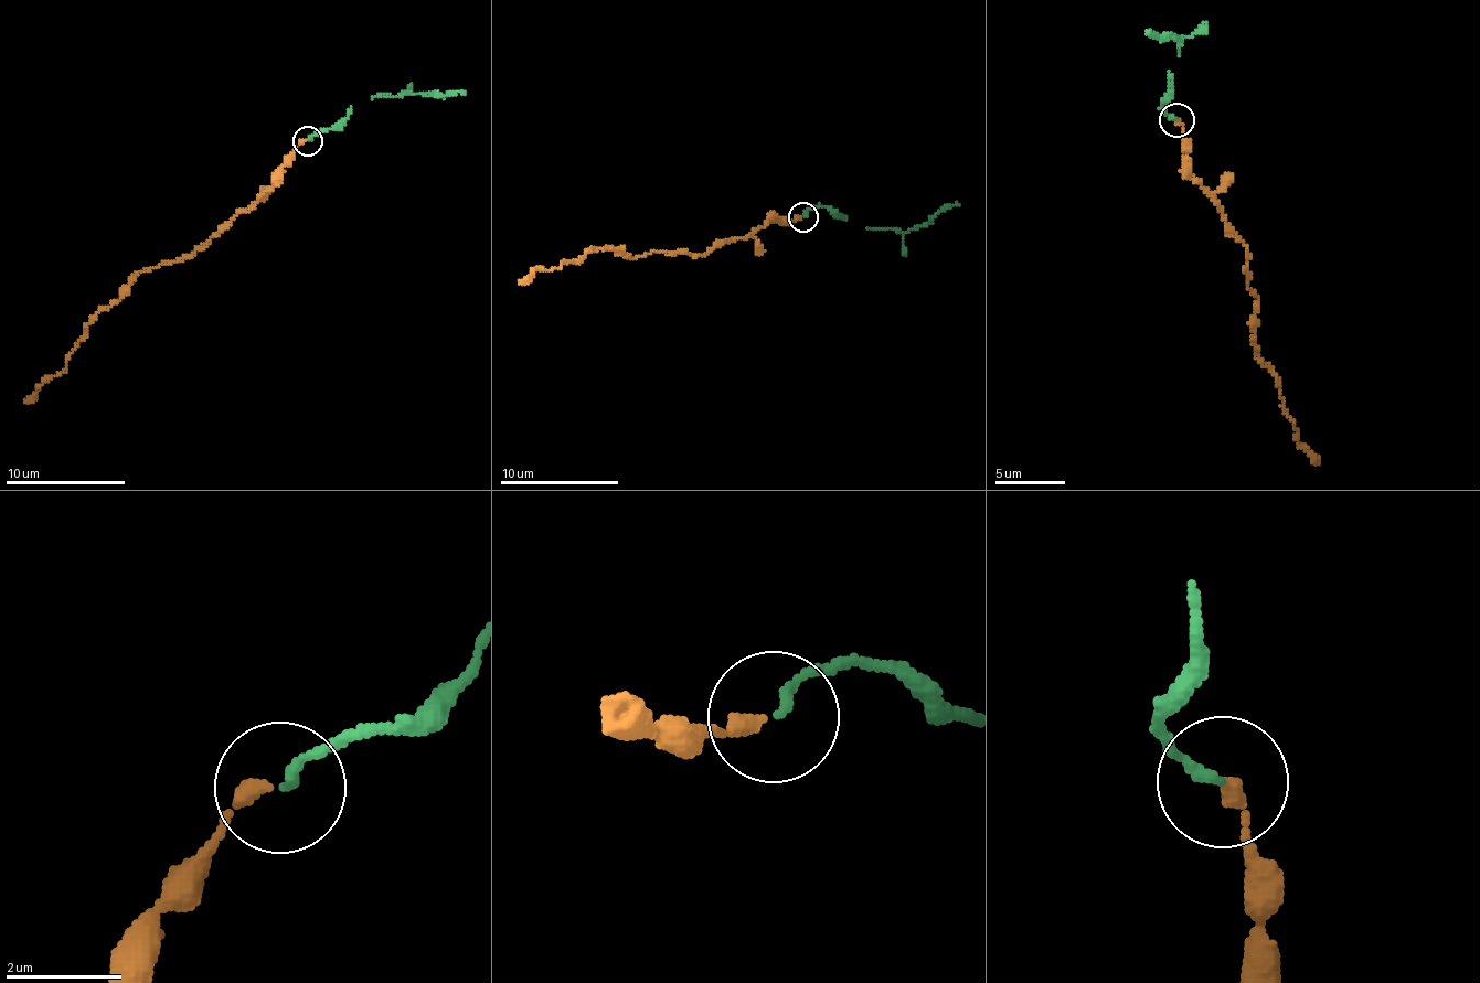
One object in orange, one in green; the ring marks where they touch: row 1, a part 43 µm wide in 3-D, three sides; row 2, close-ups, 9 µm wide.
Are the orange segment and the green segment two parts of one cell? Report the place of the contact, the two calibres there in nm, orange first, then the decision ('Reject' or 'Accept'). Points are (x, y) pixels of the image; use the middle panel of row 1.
Place: (804, 216). Thickness 260 nm (orange) against 160 nm. Accept

